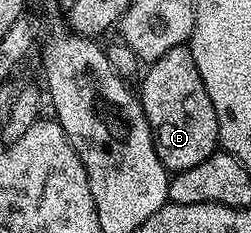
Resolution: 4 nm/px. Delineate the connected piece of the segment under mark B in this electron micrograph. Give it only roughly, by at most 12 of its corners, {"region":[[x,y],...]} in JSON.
{"region":[[189,47],[141,77],[140,99],[171,174],[219,151]]}

